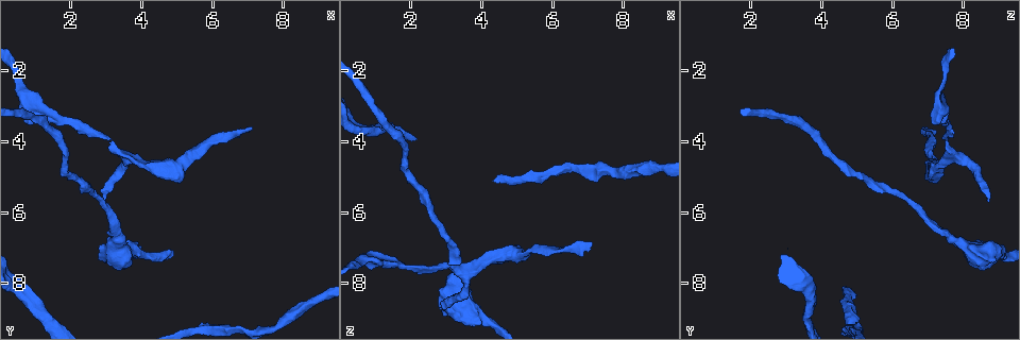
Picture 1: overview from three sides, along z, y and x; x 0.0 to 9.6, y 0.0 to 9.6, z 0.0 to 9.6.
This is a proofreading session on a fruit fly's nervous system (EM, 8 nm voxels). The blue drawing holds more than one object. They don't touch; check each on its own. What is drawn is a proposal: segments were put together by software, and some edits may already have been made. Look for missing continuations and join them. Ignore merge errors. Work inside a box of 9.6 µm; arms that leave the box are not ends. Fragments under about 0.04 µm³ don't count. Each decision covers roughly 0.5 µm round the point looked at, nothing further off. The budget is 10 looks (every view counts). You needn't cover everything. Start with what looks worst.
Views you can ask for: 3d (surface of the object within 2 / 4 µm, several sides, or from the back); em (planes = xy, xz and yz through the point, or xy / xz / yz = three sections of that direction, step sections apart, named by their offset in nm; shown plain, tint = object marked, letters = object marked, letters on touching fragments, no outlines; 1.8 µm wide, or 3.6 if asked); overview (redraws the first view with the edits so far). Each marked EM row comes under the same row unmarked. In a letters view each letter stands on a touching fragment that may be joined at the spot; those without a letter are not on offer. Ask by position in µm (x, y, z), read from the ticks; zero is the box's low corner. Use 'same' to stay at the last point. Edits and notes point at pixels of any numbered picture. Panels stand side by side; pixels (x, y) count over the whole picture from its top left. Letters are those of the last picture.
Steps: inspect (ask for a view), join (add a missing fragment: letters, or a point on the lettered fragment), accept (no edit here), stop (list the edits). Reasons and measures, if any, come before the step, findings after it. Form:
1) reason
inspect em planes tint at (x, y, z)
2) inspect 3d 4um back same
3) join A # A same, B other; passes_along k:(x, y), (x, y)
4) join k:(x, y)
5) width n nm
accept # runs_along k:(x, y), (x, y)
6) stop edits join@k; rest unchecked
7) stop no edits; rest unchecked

branch stops here
inspect 3d 2um at (7.05, 3.65, 6.85)

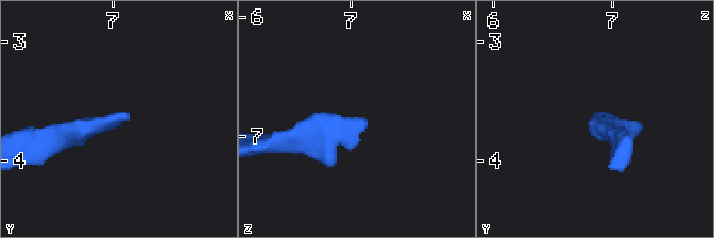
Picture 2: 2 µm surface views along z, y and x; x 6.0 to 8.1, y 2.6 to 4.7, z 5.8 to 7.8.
inspect em planes letters at (7.12, 3.68, 6.90)

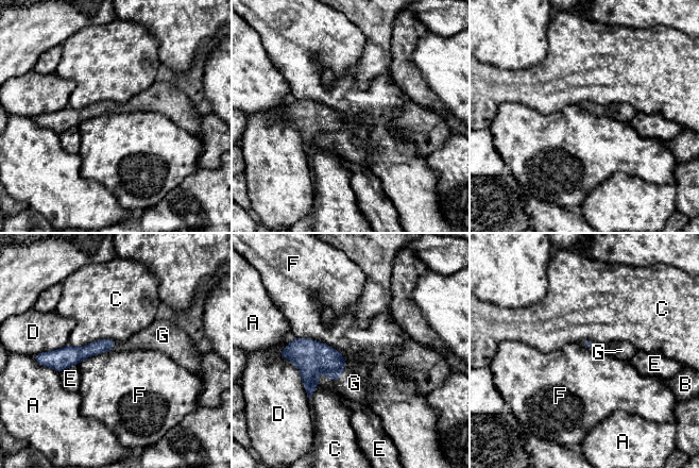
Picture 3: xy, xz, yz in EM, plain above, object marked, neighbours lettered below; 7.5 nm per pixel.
join 3:(354, 383) # A other, B other, C other, D other, E other, F other, G same; passes_along 3:(314, 356), (344, 370), (354, 383); it goes on there

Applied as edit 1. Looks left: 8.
inspect overview

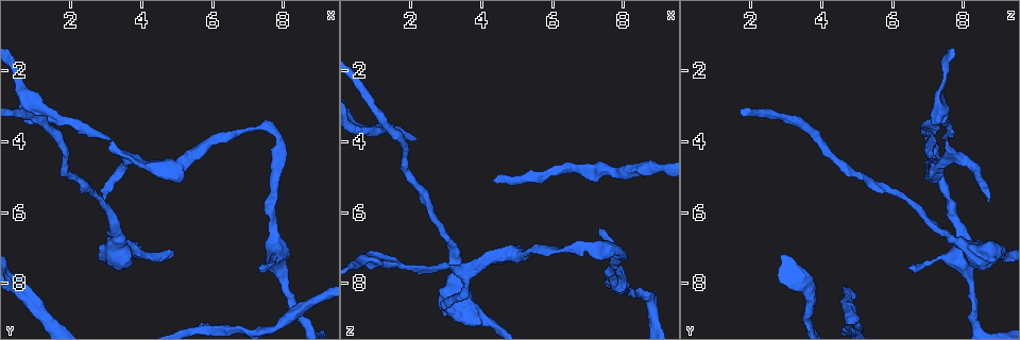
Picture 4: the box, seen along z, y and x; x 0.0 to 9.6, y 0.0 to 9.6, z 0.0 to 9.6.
an open end
inspect em xy step 4 letters at (1.10, 2.70, 7.25)

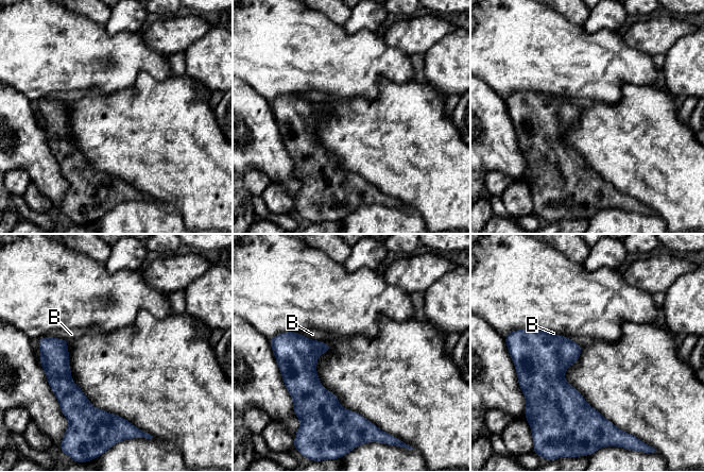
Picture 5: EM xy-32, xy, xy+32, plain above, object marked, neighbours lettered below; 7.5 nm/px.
accept # B other; border 5:(41, 336), (54, 336), (66, 340); none of them fits

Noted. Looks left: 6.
a narrow waist
inspect em planes letters at (5.20, 4.40, 7.20)

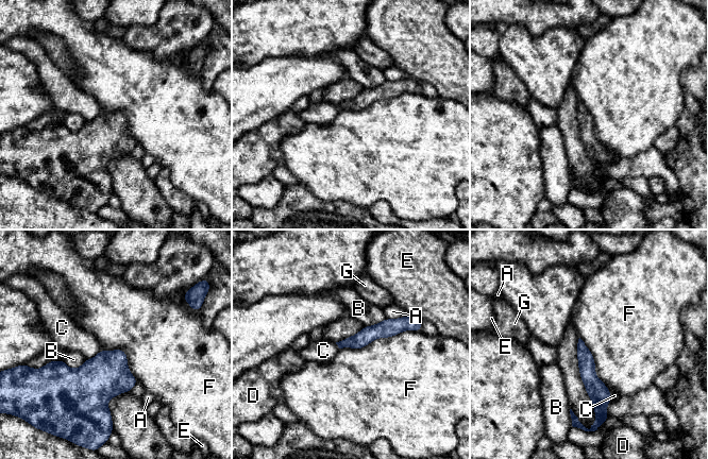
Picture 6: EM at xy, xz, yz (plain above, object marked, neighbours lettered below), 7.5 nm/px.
accept # A other, B other, C other, D other, E other, F other, G other; border 6:(420, 330), (339, 349); none of them fits

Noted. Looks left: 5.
inspect 3d 2um at (7.40, 7.60, 6.40)

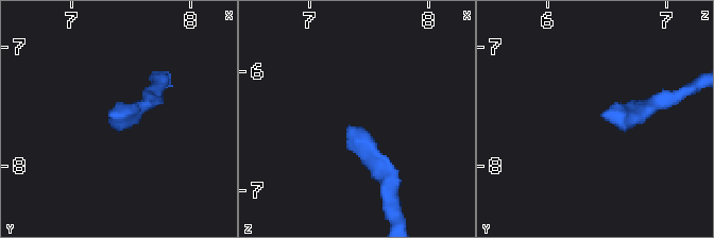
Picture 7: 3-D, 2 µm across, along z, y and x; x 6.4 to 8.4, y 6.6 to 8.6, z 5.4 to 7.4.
inspect em xz step 4 tint at (7.32, 7.54, 6.46)

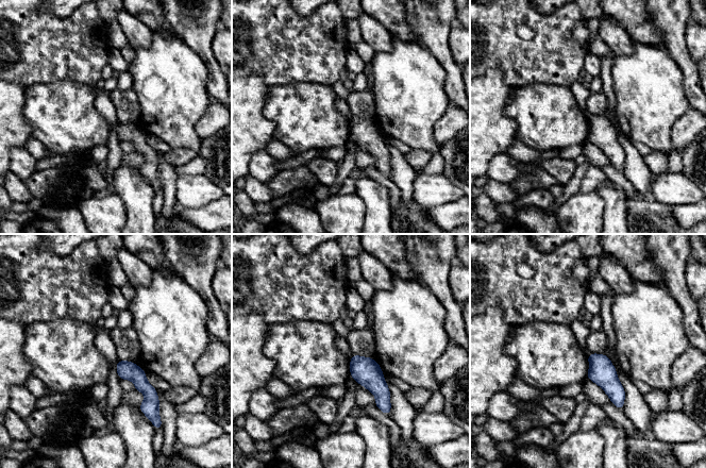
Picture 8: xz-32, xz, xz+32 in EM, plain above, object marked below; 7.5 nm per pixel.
cut it another way
inspect em planes letters same

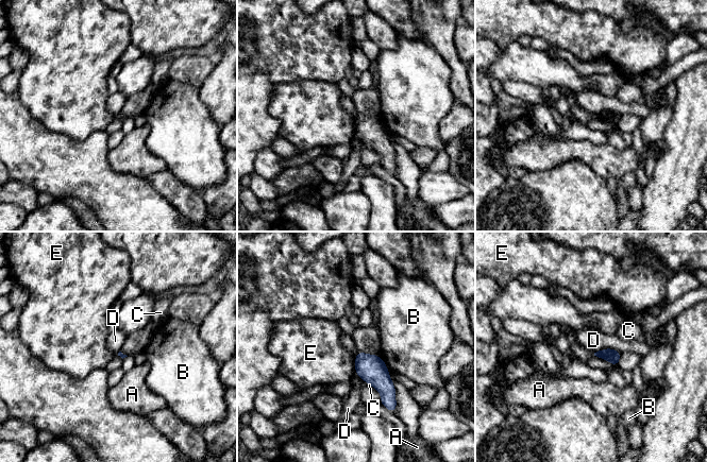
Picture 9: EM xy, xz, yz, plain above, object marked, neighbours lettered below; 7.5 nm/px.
accept # A other, B other, C other, D other, E other; border 9:(593, 353), (615, 348), (621, 354); none of them fits

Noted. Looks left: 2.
stop edits join@3; rest unchecked

